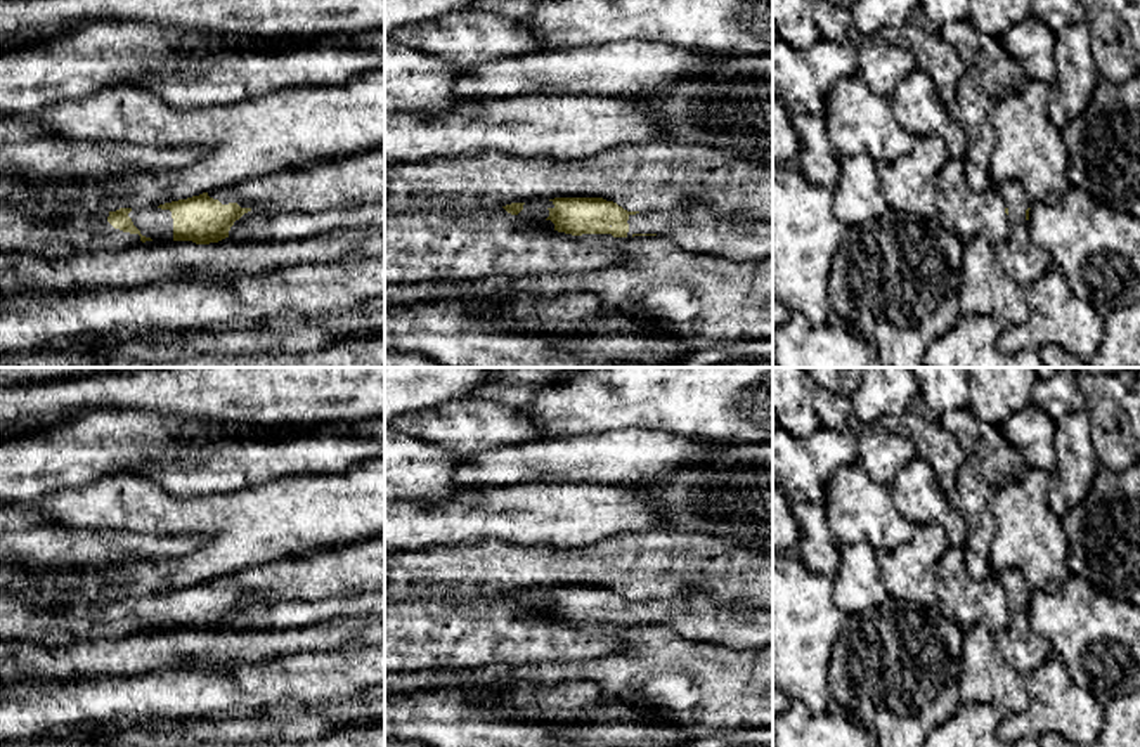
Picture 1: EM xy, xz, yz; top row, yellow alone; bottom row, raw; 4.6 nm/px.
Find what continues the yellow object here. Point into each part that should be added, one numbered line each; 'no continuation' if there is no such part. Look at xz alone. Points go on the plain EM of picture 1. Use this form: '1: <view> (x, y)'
1: xz (537, 600)
2: xz (699, 617)

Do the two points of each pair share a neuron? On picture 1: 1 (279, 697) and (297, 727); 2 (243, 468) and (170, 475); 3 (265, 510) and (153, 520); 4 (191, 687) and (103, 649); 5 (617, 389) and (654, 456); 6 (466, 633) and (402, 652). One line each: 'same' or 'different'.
1: different
2: same
3: same
4: different
5: different
6: same

